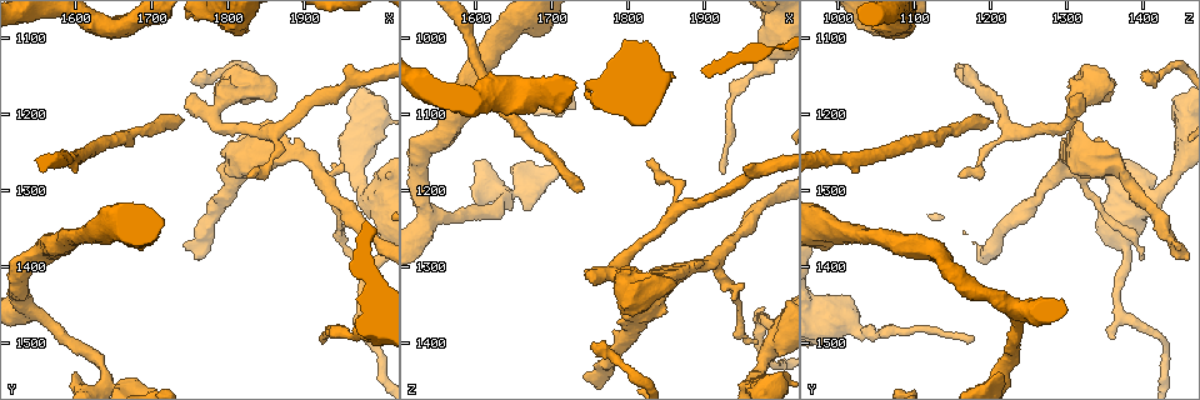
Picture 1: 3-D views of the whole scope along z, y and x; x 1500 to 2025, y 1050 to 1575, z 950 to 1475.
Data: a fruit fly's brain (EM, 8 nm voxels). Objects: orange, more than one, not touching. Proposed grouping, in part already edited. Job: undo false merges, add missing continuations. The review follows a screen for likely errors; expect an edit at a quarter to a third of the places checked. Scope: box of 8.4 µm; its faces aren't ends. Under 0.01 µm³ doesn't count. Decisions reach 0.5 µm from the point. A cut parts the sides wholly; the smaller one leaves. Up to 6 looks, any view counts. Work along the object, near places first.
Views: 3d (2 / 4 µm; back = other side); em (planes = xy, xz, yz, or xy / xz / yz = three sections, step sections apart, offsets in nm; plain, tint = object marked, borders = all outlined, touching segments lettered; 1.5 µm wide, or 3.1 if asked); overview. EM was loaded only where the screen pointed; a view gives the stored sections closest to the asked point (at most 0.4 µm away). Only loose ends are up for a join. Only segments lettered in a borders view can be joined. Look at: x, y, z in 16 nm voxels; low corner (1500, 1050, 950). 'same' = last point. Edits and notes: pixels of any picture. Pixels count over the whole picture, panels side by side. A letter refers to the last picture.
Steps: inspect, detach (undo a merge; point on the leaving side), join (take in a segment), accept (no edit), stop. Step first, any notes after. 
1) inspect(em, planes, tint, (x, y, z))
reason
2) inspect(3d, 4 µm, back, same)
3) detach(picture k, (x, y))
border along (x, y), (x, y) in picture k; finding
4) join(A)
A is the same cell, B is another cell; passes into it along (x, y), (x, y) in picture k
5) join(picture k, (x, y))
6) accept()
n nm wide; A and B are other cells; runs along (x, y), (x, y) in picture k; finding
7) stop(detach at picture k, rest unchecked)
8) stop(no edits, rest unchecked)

inspect(3d, 2 µm, (1920, 1495, 1180))
branch stops here

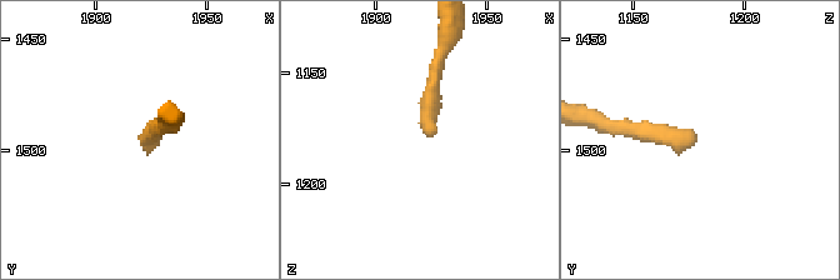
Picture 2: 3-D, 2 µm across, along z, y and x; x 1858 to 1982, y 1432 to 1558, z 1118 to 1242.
inspect(em, xz, step 8, borders, (1923, 1495, 1179))
need the tissue

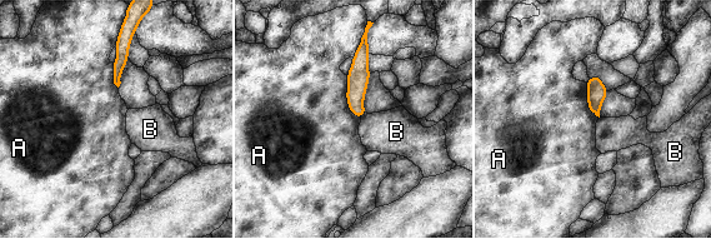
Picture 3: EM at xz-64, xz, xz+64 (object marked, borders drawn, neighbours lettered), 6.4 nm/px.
accept()
A and B are other cells; border along (346, 75), (348, 108), (360, 118) in picture 3; none of them fits

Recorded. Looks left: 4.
inspect(em, yz, step 4, tint, (1950, 1485, 1060))

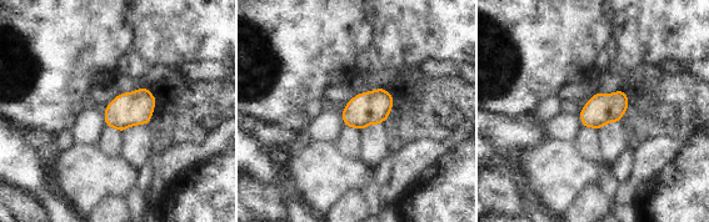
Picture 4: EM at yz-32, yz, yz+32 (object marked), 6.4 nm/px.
inspect(em, planes, borders, same)

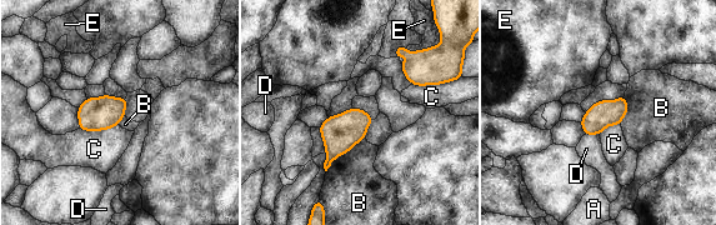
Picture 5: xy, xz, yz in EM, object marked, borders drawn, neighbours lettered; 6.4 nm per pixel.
accept()
180 nm wide; A, B, C, D and E are other cells; border along (118, 124), (103, 130), (78, 129) in picture 5; all the same neuron

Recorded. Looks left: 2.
inspect(em, planes, plain, (1830, 1280, 1160))
an open end

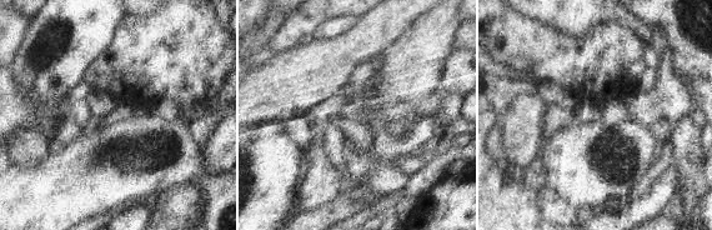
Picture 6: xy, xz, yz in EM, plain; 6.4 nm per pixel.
inspect(em, planes, borders, same)
see the neighbours

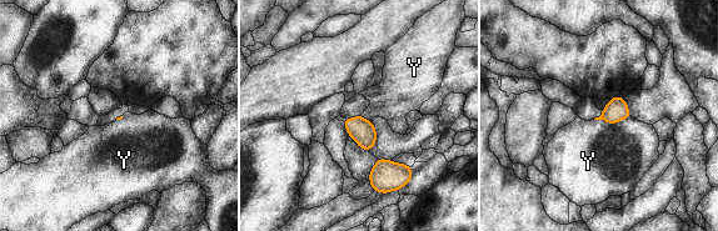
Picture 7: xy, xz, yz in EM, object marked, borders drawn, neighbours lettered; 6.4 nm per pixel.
accept()
Y is another cell; border along (631, 116), (613, 124), (594, 120) in picture 7; no lettered segment goes on from it

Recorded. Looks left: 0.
stop(no edits, rest unchecked)

